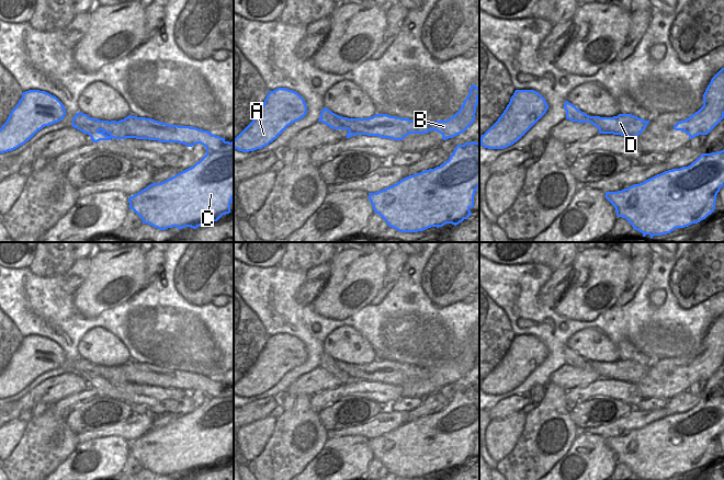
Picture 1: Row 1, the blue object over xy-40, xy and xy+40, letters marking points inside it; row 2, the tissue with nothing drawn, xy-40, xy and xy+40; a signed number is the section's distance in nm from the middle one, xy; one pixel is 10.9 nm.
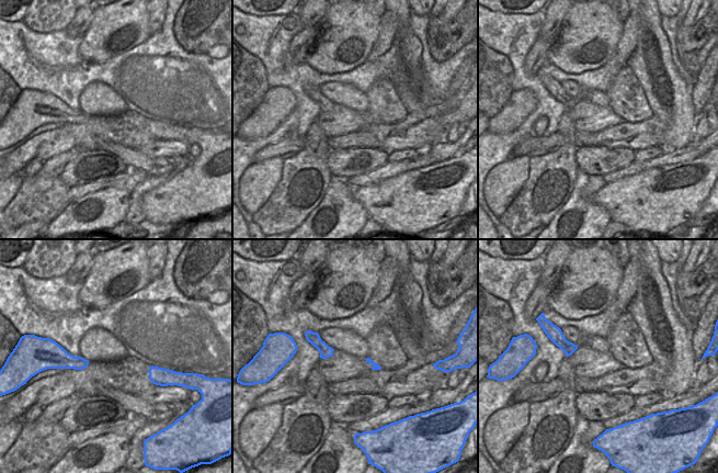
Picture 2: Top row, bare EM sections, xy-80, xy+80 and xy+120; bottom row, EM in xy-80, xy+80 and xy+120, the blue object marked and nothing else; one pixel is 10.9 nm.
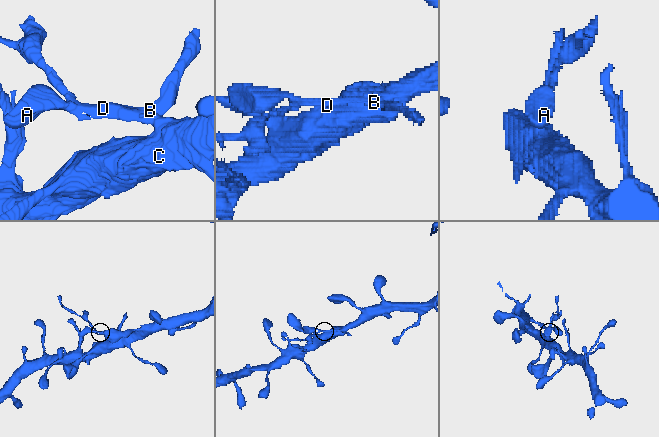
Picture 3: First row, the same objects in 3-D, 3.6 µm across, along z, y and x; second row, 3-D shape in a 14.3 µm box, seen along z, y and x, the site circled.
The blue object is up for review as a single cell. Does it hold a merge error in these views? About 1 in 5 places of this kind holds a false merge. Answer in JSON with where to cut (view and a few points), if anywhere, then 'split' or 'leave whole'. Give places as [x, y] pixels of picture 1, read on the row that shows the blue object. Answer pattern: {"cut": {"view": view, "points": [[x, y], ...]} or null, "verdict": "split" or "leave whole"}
{"cut": null, "verdict": "leave whole"}

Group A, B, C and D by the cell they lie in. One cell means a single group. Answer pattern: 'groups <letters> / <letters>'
groups A B C D

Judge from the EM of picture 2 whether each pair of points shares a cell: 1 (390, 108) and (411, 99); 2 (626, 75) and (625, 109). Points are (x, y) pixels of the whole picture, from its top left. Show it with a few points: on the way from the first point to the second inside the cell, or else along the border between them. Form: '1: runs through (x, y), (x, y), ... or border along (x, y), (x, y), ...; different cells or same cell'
1: border along (391, 81), (401, 103), (408, 112); different cells
2: runs through (626, 83), (626, 100); same cell

